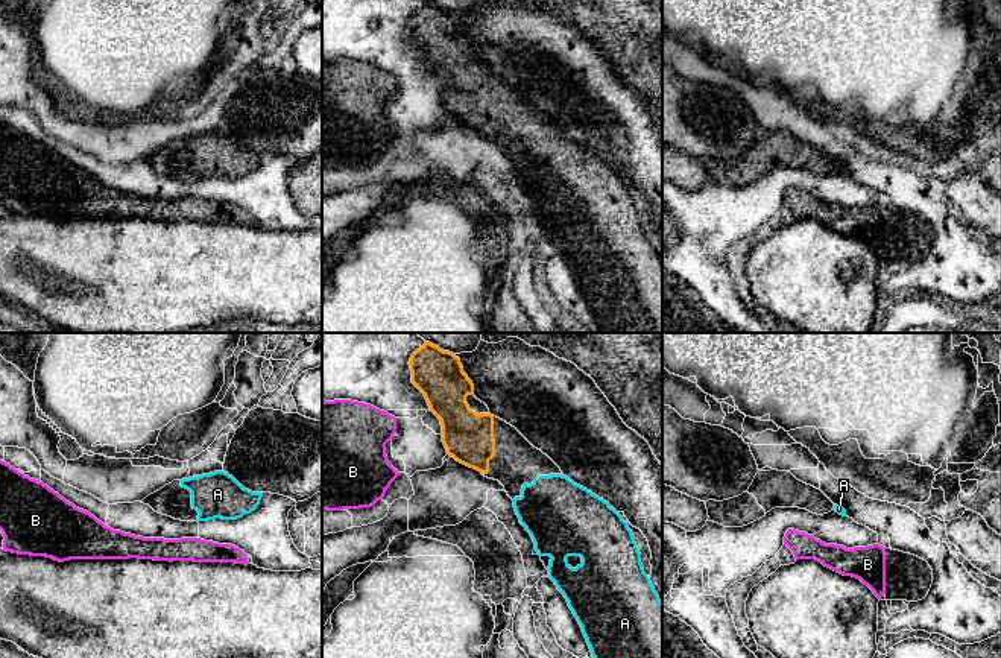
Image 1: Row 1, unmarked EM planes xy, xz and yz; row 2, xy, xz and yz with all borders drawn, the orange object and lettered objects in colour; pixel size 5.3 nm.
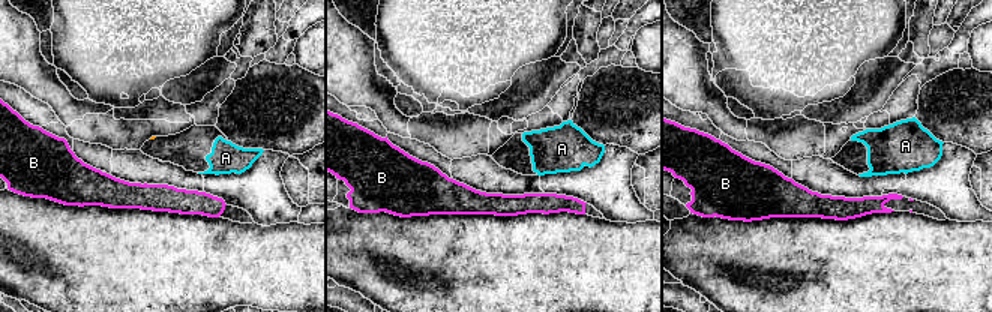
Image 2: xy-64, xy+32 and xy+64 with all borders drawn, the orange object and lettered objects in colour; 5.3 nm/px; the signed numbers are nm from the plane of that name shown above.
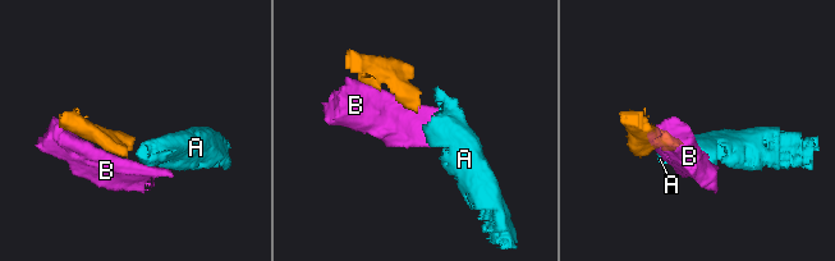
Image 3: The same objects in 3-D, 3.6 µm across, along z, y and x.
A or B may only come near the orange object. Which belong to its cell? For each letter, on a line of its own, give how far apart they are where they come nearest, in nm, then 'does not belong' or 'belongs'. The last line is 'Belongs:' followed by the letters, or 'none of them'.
A: 200 nm | belongs
B: 180 nm | does not belong
Belongs: A

